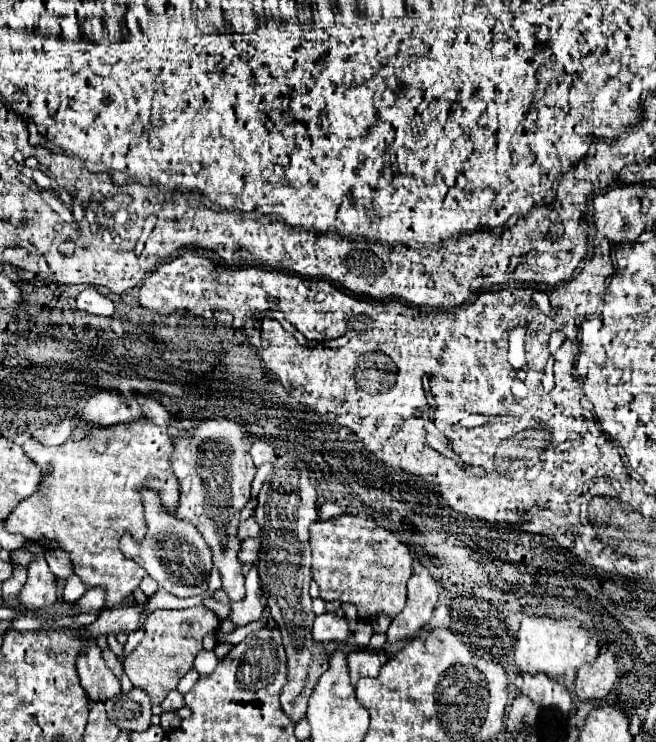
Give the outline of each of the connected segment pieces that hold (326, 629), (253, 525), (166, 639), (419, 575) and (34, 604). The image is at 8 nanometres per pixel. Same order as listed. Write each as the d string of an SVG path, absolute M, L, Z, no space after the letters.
M337 609L333 613L323 613L323 615L317 615L315 621L313 621L313 641L315 643L325 643L325 641L343 641L351 631L345 623L345 617L343 617L343 611Z
M247 519L239 525L239 537L241 541L249 539L249 537L257 537L257 521L255 519Z
M203 605L181 611L153 611L145 621L143 641L123 661L127 677L135 687L141 687L149 695L153 705L161 705L167 693L177 689L179 679L193 667L195 655L203 649L203 637L209 633L215 635L219 623L219 617Z
M417 565L407 581L407 605L391 621L387 629L387 643L397 643L415 637L433 617L439 597L439 585L427 567Z
M37 553L35 561L27 569L27 581L19 591L19 601L25 609L49 609L57 601L57 581L51 573L45 553Z

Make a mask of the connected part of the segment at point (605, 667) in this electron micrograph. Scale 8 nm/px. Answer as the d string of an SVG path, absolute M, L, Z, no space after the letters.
M605 651L599 653L593 665L581 667L575 679L575 695L579 701L601 701L613 689L617 679L615 657Z

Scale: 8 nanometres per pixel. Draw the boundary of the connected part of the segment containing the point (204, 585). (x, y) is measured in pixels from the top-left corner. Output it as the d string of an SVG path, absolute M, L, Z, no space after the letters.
M143 489L143 503L145 503L145 519L147 519L147 535L145 541L139 545L135 543L129 535L121 539L121 551L139 561L139 565L163 587L175 597L197 597L197 595L207 595L209 591L209 575L213 567L213 553L201 533L193 529L187 521L179 521L173 515L167 515L161 509L159 497Z

